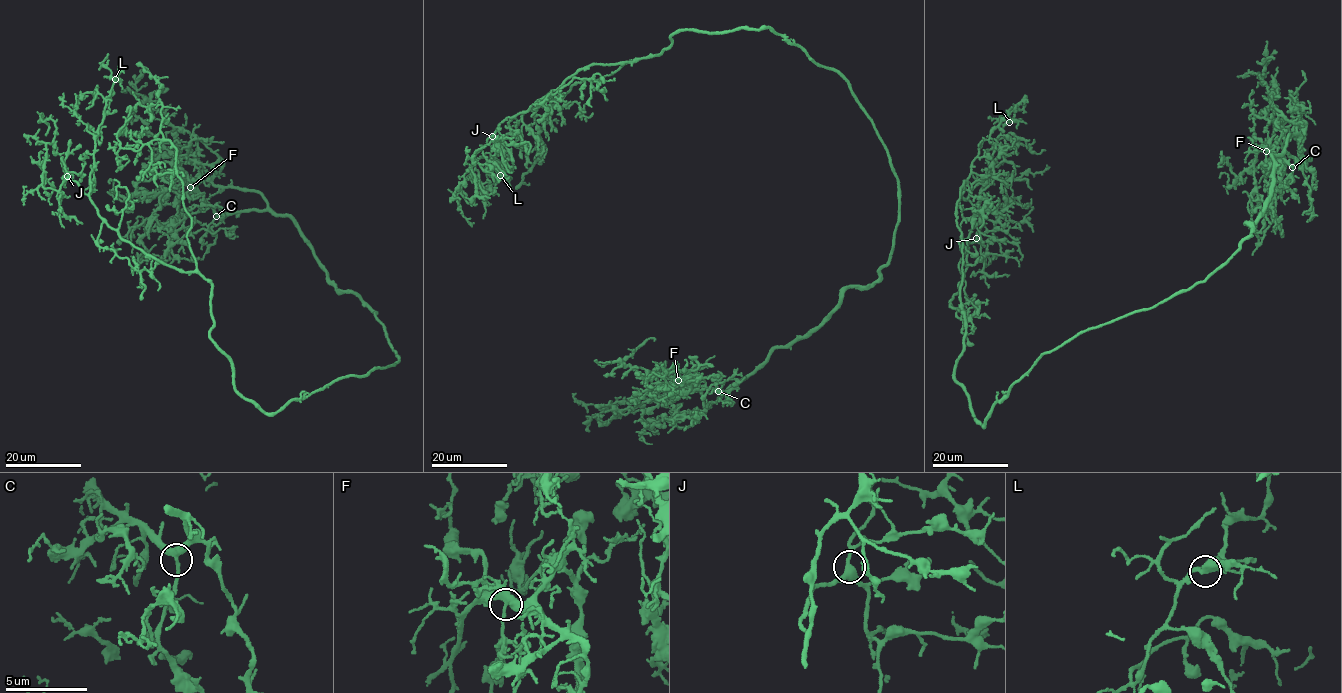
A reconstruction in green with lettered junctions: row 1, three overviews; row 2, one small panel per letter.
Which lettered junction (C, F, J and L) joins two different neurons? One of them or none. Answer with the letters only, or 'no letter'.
no letter

